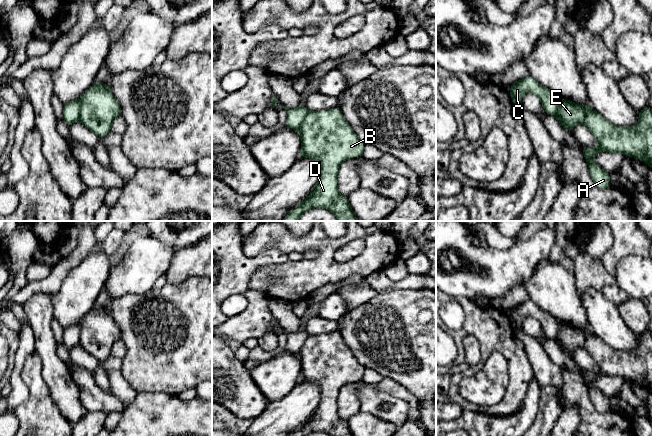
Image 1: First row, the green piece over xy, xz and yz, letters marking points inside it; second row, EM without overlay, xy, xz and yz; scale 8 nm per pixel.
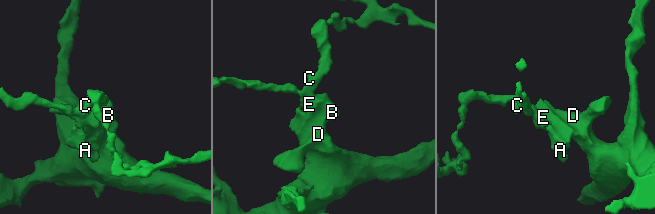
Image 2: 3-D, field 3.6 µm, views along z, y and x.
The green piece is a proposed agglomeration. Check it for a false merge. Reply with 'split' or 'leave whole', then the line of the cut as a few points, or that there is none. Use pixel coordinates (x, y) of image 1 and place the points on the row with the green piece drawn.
leave whole | no cut

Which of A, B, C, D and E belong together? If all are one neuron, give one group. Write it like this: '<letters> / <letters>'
A B C D E

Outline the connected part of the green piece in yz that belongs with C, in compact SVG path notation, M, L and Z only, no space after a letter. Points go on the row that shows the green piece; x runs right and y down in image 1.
M531 76L514 82L509 91L514 106L522 102L525 92L531 92L541 100L543 110L554 116L570 132L577 123L583 123L590 130L599 148L585 146L581 150L588 163L590 176L598 188L611 186L610 173L593 162L593 157L599 152L636 157L652 167L652 112L648 106L639 111L639 120L635 126L625 127L612 124L590 105L558 98Z

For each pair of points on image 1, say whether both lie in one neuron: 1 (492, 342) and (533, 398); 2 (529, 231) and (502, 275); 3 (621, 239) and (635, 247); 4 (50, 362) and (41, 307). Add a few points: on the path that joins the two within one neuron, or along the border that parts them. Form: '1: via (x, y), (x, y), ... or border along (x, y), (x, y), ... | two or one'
1: border along (534, 377), (530, 381), (523, 405), (517, 411) | two
2: border along (538, 231), (530, 237), (521, 240) | two
3: via (624, 239), (627, 239), (632, 244) | one
4: via (46, 348), (41, 321) | one

